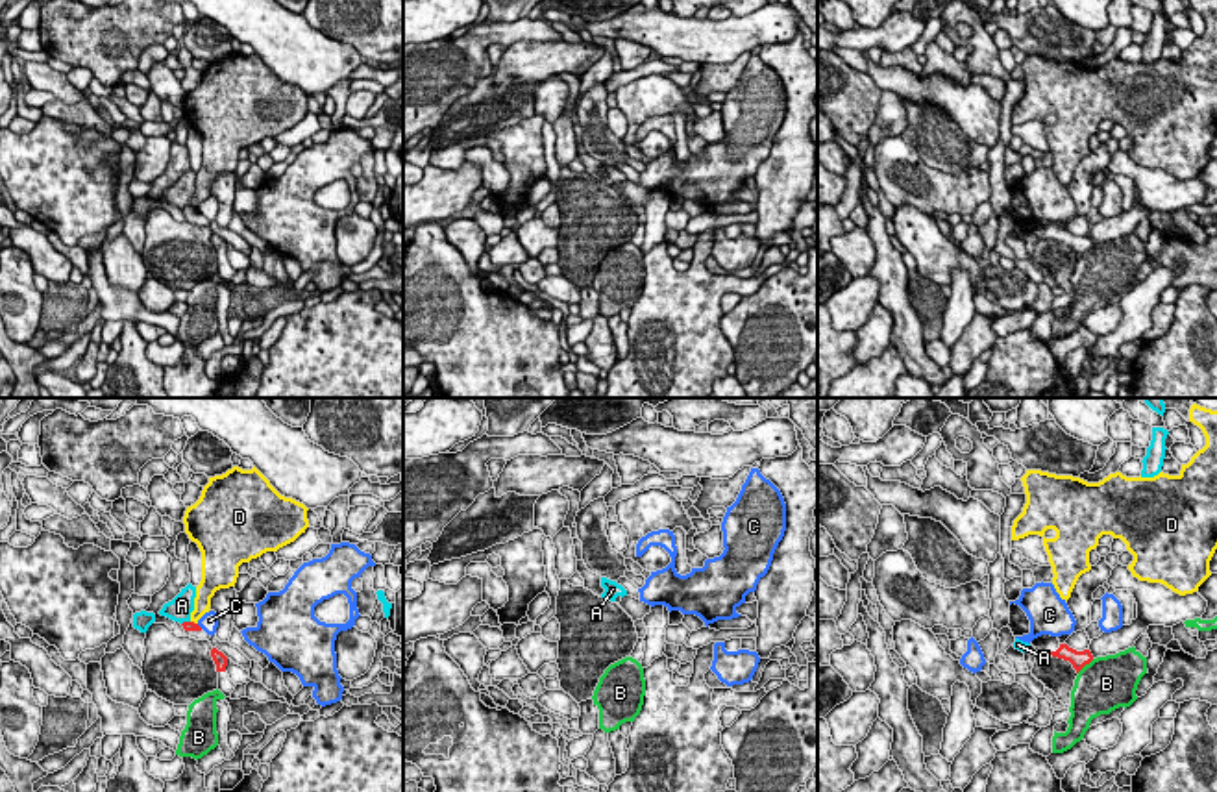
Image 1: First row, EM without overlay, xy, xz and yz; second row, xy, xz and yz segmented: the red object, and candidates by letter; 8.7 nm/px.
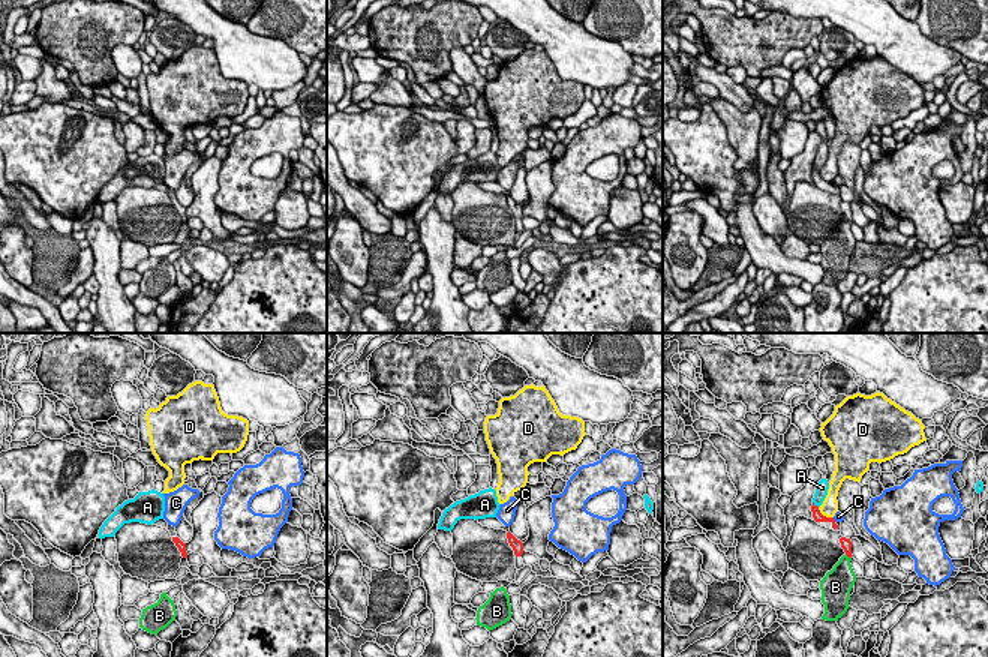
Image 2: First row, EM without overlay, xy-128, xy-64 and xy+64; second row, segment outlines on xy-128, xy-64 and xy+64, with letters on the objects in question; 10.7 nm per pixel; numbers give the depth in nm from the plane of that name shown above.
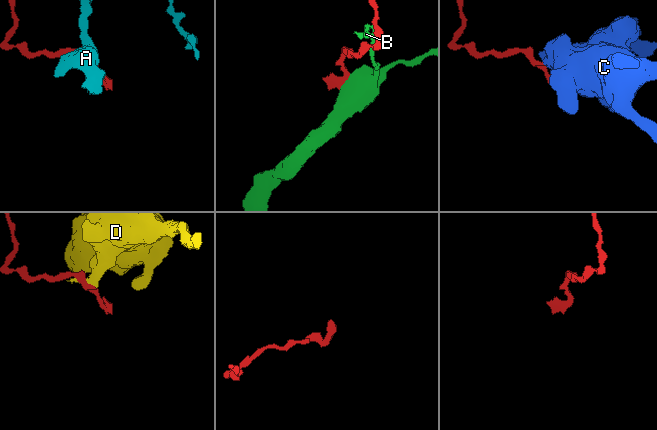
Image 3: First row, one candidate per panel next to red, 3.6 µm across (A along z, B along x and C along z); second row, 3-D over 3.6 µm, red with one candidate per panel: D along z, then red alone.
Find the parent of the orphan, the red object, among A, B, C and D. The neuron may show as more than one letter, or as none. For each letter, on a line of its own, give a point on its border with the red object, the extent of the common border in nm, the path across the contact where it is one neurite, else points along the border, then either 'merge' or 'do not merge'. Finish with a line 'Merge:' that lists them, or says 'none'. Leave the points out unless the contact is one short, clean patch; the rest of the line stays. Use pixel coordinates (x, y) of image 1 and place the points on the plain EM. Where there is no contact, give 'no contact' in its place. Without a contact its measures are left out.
A: meets red in xy at (185, 208); contact 90 nm long; border along xy (189, 206), (182, 210); do not merge
B: meets red in yz at (1084, 250); contact 200 nm long; border along yz (1094, 245), (1077, 258); do not merge
C: meets red in xy at (198, 211); contact 70 nm long; border along xy (196, 210), (202, 213); do not merge
D: meets red in xy at (193, 208); contact 70 nm long; do not merge
Merge: none

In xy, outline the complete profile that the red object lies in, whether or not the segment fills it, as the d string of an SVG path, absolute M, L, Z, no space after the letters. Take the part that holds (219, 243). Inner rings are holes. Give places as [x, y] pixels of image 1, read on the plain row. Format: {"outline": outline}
{"outline": "M216 233L211 235L211 242L213 242L213 246L216 250L216 257L218 257L218 276L226 283L229 283L237 270L229 265L229 261L226 257L227 242L222 237L218 237Z"}

